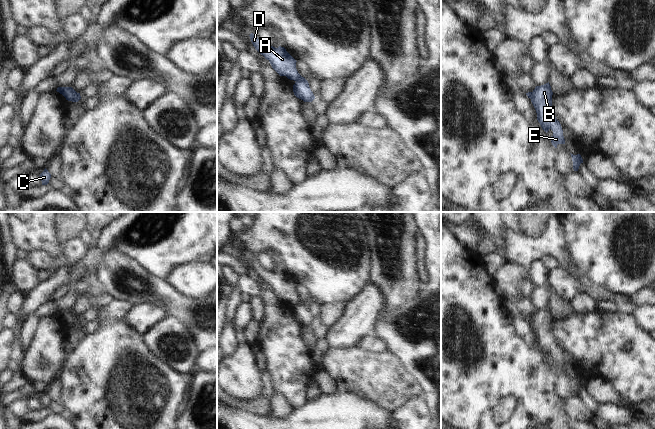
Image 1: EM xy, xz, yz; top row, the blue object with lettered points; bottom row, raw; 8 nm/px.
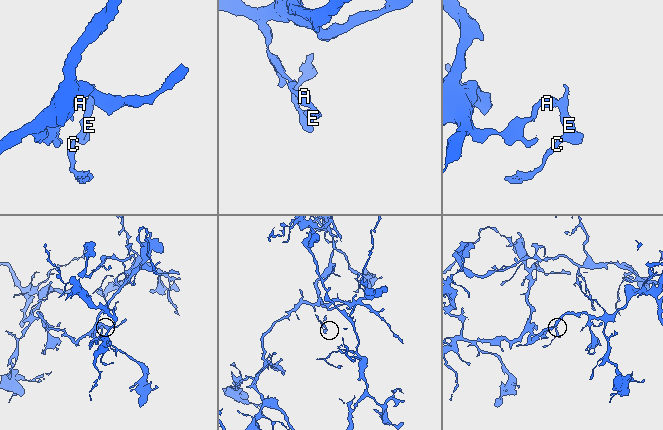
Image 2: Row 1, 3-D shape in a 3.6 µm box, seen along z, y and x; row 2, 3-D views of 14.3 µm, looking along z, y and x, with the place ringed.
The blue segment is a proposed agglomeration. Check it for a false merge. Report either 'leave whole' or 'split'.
split

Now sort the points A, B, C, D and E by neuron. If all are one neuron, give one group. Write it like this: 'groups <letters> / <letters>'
groups A D / B C E

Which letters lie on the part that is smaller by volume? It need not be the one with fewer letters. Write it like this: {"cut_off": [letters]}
{"cut_off": ["B", "C", "E"]}

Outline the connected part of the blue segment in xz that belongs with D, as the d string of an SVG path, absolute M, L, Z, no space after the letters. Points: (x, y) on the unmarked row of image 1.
M251 257L249 260L255 273L270 286L272 292L280 300L286 300L288 303L294 305L302 302L296 293L297 285L284 271L264 270L256 259Z

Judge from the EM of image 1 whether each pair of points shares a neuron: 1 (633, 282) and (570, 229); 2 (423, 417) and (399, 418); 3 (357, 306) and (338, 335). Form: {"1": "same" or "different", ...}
{"1": "same", "2": "same", "3": "same"}

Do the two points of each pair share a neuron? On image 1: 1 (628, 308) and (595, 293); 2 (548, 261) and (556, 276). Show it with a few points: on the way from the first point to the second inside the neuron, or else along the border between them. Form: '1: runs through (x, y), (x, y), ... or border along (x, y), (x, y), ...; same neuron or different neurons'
1: runs through (620, 300), (616, 297), (603, 295); same neuron
2: border along (560, 266), (549, 271); different neurons

